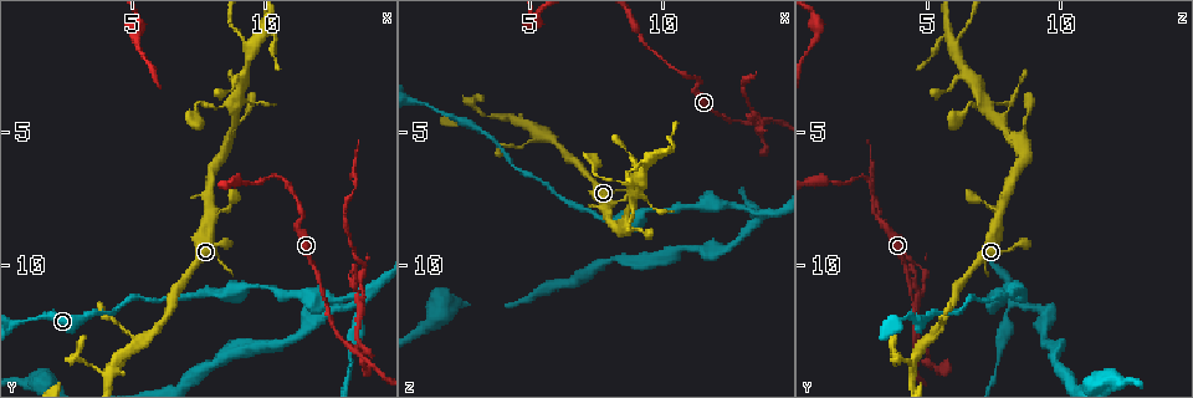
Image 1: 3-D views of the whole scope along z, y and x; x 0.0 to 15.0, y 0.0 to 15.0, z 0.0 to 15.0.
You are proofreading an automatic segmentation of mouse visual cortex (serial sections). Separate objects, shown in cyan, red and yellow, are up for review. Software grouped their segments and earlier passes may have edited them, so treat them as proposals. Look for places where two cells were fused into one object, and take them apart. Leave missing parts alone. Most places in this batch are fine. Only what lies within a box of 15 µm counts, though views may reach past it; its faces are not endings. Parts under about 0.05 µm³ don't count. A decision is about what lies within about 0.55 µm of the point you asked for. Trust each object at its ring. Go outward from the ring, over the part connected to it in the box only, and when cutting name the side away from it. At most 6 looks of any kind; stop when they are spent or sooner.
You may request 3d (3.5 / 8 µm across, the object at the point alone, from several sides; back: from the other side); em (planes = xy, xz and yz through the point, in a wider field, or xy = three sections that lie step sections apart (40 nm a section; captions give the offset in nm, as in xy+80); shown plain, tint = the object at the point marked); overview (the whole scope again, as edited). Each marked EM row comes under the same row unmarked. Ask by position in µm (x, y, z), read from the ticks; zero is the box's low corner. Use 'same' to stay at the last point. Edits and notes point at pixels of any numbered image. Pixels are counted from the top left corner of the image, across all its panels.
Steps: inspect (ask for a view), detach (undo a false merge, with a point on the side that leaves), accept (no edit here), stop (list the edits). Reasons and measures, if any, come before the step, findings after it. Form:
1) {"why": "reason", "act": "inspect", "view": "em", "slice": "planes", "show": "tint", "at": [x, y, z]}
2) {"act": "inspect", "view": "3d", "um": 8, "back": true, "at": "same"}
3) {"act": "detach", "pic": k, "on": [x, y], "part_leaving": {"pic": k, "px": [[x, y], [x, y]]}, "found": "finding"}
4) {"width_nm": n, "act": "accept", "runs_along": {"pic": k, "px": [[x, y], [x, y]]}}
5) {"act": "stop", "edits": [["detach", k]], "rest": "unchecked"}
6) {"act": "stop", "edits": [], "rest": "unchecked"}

{"why": "small branch off a trunk", "act": "inspect", "view": "3d", "um": 3.5, "at": [4.2, 13.9, 4.4]}

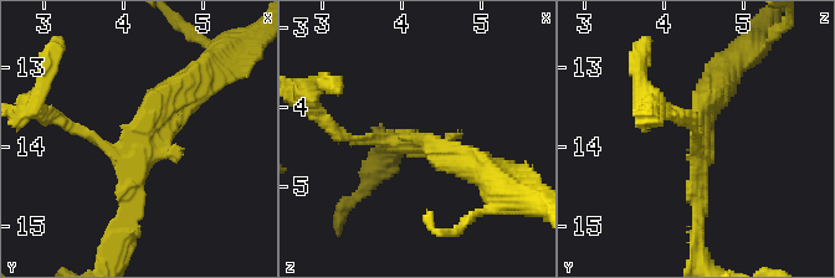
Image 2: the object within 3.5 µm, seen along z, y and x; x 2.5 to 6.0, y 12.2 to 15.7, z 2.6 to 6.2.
{"arms": 3, "arm_widths_nm": [150, 200, 350], "why": "shape alone is not enough", "act": "inspect", "view": "em", "slice": "xy", "step": 3, "show": "tint", "at": [4.15, 14.00, 4.45]}

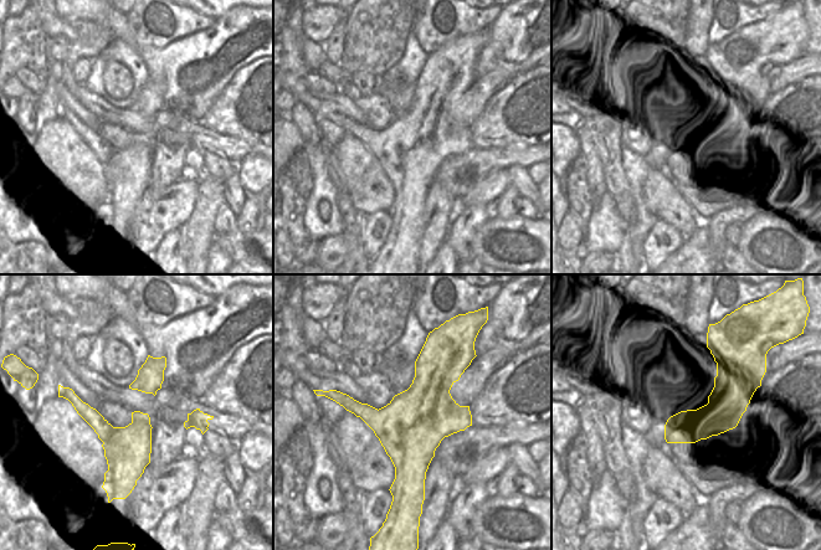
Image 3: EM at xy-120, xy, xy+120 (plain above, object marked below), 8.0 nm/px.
{"why": "another direction", "act": "inspect", "view": "em", "slice": "planes", "show": "tint", "at": "same"}

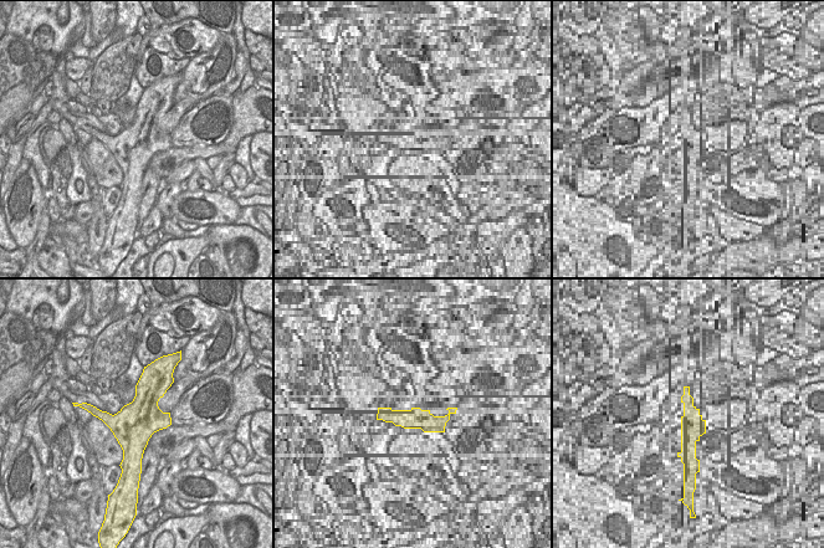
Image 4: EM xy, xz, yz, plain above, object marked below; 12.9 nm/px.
{"act": "accept", "runs_along": {"pic": 2, "px": [[184, 85], [127, 149], [62, 123]]}, "found": "one cell here"}

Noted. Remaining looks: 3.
{"why": "four or more arms meet", "act": "inspect", "view": "3d", "um": 3.5, "at": [13.7, 11.4, 8.3]}

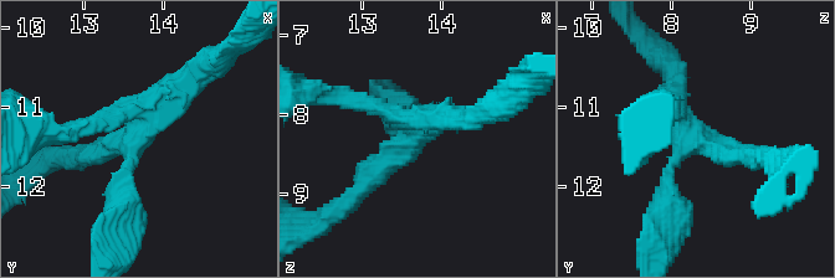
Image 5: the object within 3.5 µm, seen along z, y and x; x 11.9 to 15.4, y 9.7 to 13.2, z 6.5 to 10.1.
{"arms": 4, "arm_widths_nm": [200, 200, 300, 300], "act": "accept", "runs_along": {"pic": 5, "px": [[660, 123], [676, 108], [746, 154]]}, "found": "one cell here"}

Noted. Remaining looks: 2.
{"why": "side arm on a straight run", "act": "inspect", "view": "3d", "um": 3.5, "at": [9.5, 1.8, 6.1]}

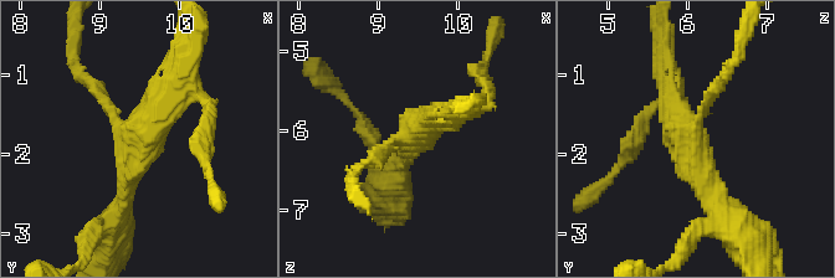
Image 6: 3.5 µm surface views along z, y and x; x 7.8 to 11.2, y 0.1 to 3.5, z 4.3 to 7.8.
{"arms": 3, "arm_widths_nm": [150, 250, 300], "why": "now the EM", "act": "inspect", "view": "em", "slice": "xy", "step": 2, "show": "tint", "at": [9.50, 1.80, 6.05]}

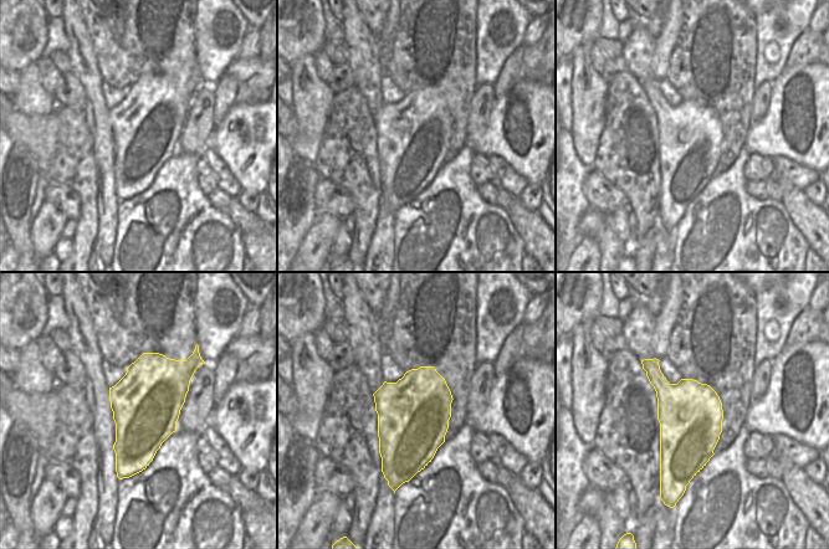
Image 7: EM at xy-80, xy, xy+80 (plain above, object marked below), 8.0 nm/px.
{"act": "accept", "runs_along": {"pic": 6, "px": [[118, 211], [179, 73]]}, "found": "continuous, no second cell"}

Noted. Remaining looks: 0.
{"act": "stop", "edits": [], "rest": "unchecked"}

